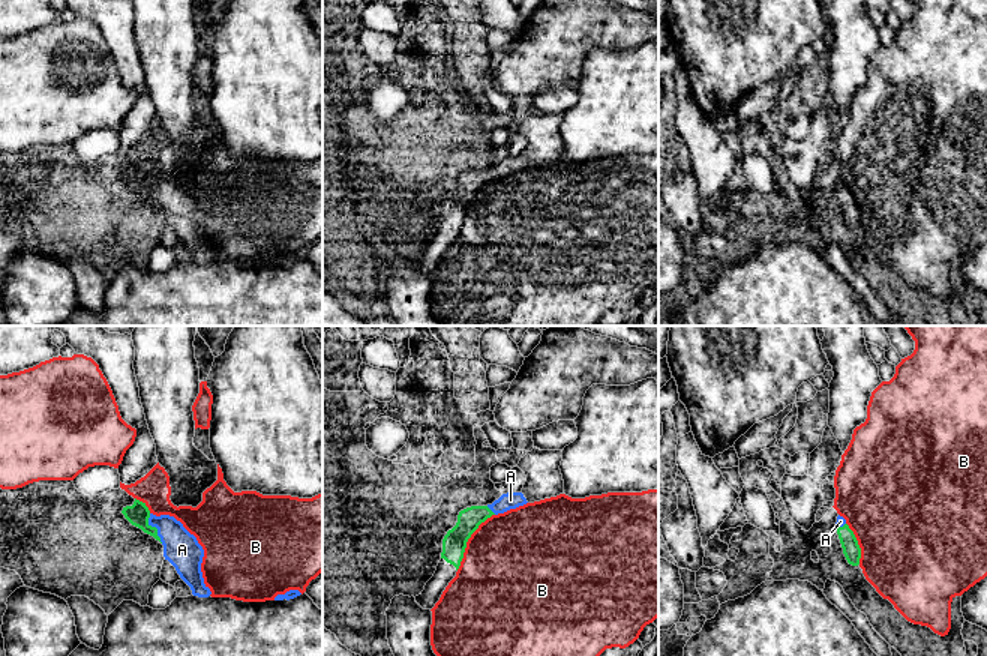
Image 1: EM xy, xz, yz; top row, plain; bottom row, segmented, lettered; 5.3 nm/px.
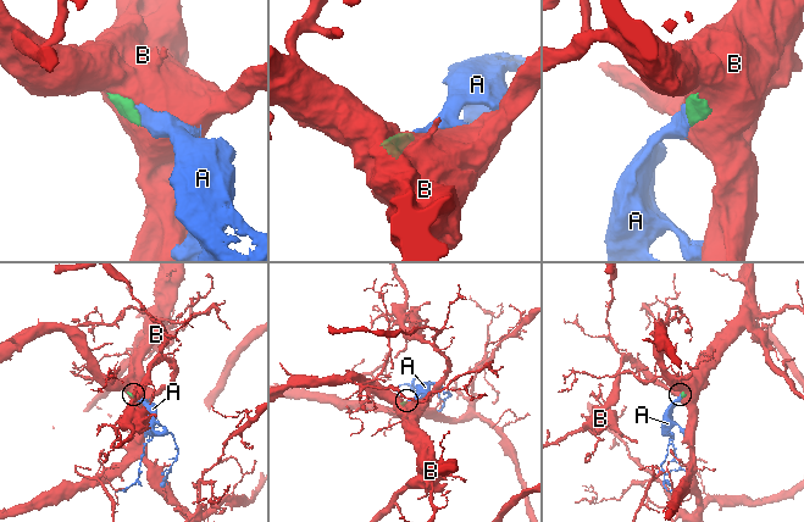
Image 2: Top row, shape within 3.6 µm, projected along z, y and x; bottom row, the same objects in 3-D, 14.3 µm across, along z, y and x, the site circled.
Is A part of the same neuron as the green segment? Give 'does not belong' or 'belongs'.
belongs

